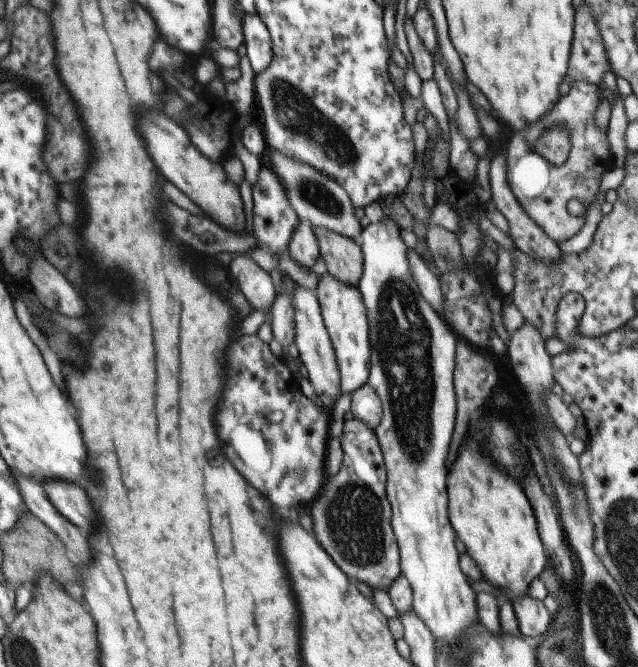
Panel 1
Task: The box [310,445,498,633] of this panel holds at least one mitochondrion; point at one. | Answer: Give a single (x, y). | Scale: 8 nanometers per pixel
(354, 517)

